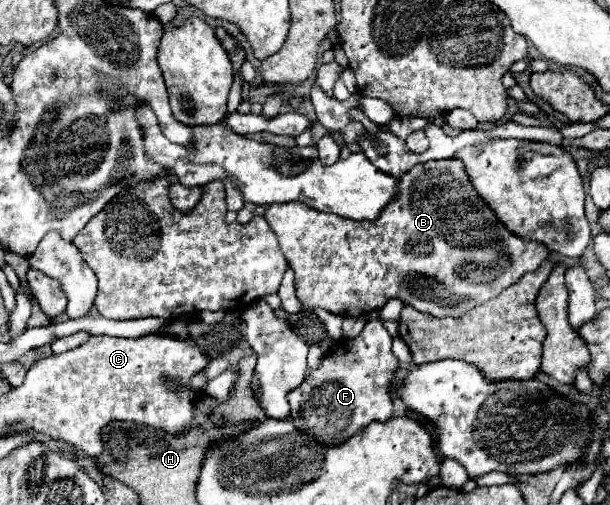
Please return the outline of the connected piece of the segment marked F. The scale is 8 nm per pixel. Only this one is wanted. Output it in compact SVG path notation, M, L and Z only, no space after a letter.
M370 319L358 337L344 339L300 387L288 393L292 423L320 445L340 445L372 421L388 421L396 367L390 333L380 319Z

